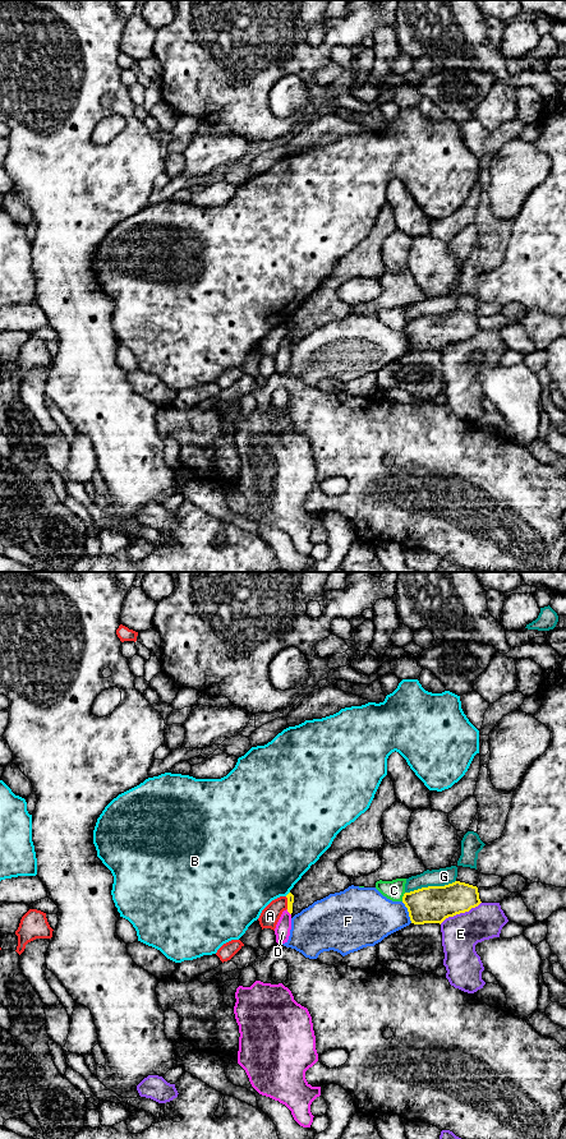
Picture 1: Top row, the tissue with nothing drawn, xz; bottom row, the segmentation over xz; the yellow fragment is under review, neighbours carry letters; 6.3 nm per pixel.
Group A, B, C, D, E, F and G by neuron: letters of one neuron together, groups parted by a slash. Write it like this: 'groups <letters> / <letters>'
groups A / B / C / D G / E / F

